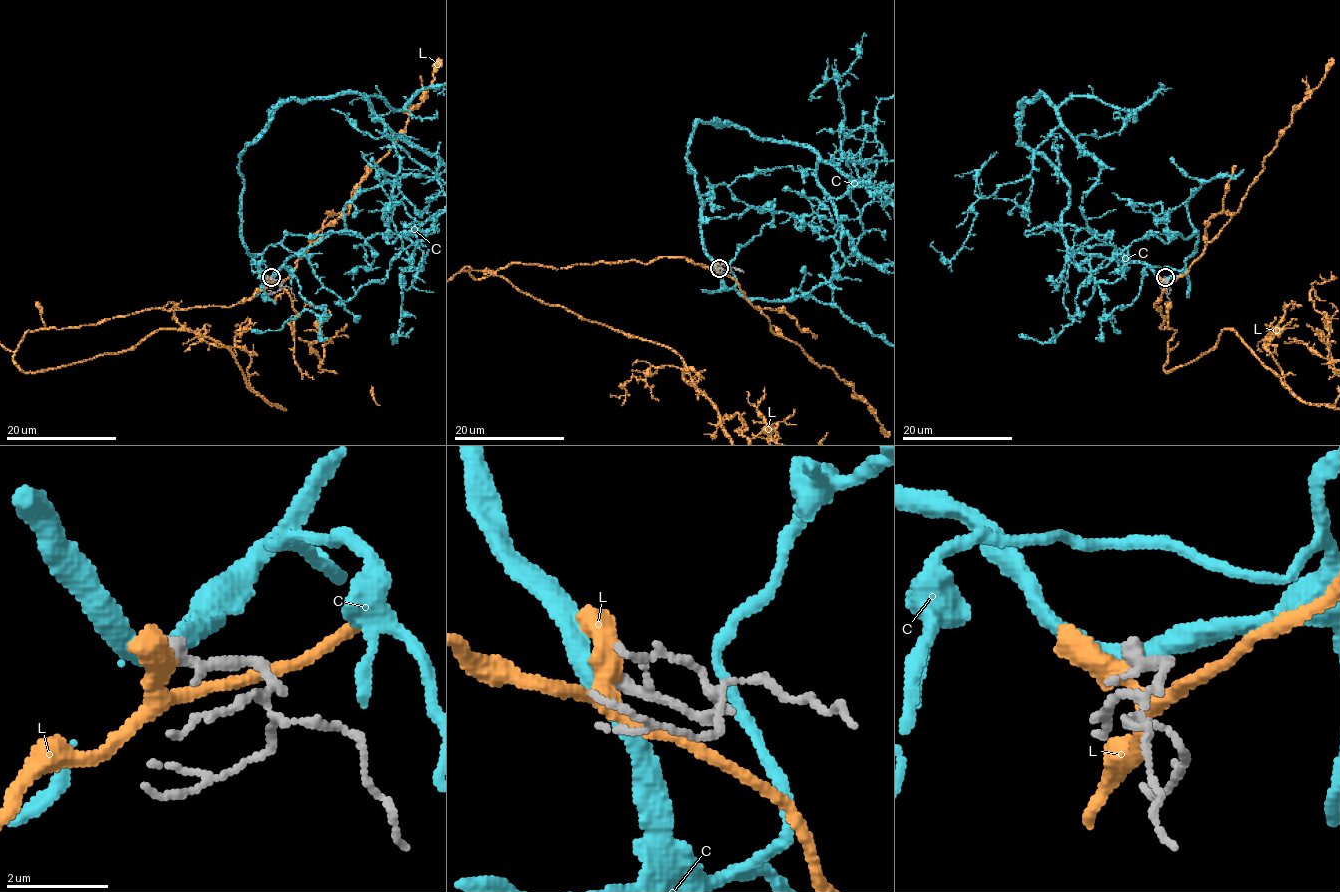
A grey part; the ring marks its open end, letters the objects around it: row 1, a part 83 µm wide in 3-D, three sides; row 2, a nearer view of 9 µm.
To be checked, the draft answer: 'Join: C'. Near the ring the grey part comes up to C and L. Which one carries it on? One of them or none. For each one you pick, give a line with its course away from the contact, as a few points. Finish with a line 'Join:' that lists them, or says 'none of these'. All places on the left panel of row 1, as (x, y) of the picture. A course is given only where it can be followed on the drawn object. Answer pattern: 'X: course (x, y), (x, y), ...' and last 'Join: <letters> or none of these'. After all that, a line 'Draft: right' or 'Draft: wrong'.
Join: none of these
Draft: wrong

